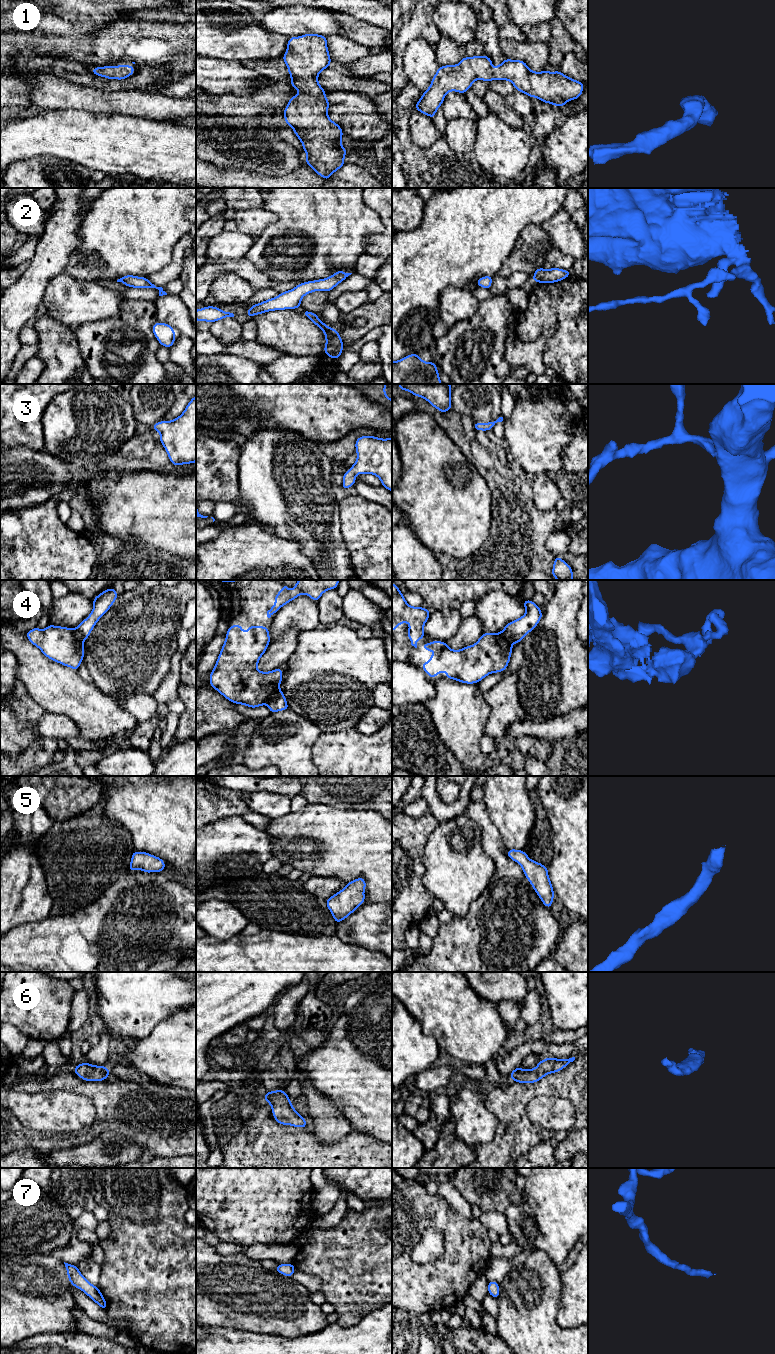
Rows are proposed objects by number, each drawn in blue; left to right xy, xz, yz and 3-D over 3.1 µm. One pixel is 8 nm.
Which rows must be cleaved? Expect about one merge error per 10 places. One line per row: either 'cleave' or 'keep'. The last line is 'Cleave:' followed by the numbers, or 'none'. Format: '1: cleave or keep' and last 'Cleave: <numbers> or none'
1: keep
2: keep
3: keep
4: cleave
5: keep
6: keep
7: keep
Cleave: 4

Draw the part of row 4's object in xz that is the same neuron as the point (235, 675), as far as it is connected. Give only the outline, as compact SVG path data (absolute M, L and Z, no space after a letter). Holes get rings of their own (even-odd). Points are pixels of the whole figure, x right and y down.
M236 623L229 626L225 642L209 681L227 700L250 708L266 704L280 691L282 668L261 672L257 665L270 644L269 629L249 626L247 632Z

